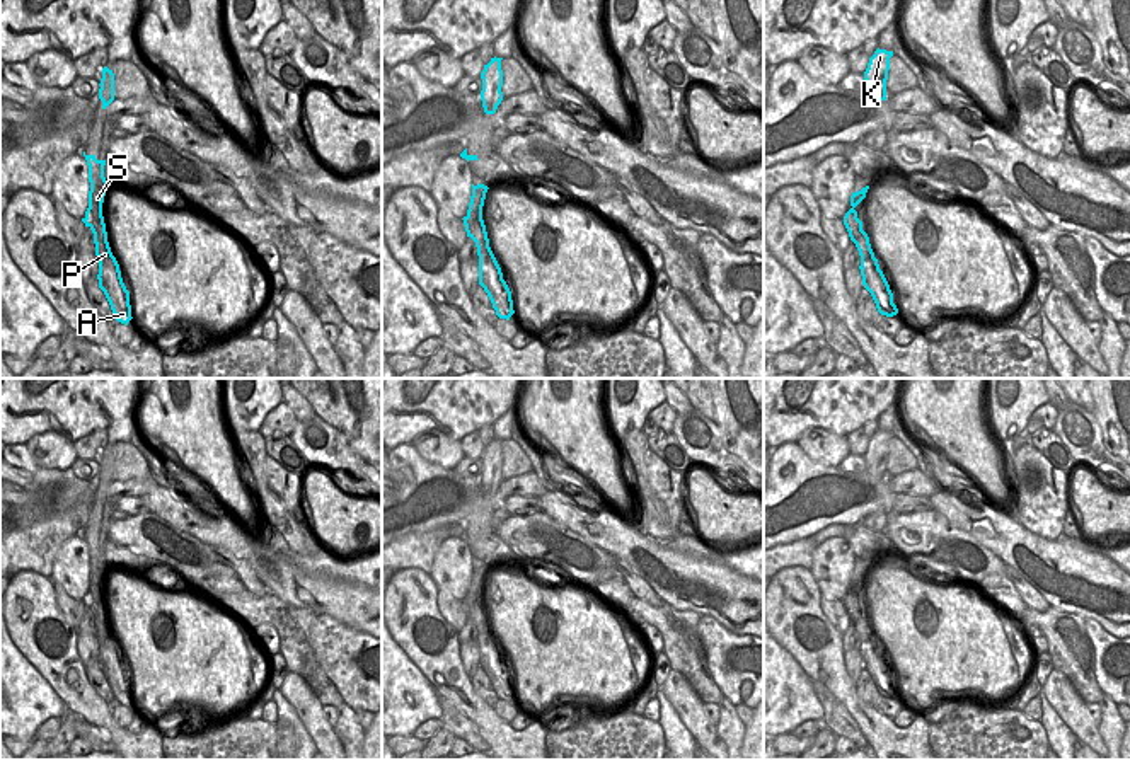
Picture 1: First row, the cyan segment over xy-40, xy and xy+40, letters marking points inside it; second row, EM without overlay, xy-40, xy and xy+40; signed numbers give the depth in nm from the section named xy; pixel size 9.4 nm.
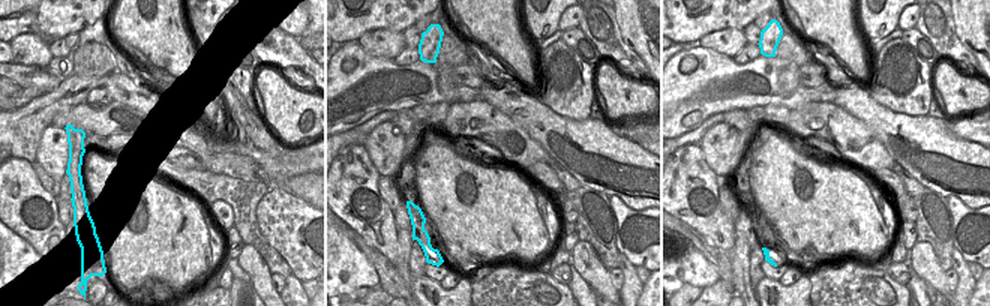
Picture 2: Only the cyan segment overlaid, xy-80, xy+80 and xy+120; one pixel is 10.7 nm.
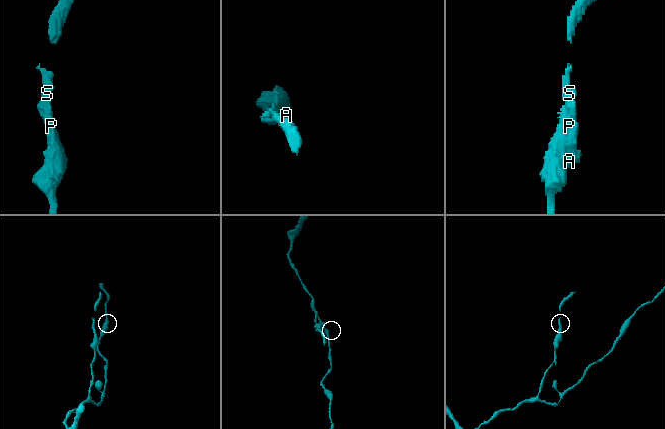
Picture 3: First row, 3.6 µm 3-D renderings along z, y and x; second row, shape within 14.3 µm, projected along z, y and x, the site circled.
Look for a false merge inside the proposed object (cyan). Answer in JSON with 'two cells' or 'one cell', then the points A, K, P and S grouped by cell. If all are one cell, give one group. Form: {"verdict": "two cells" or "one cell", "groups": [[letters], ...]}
{"verdict": "one cell", "groups": [["A", "K", "P", "S"]]}

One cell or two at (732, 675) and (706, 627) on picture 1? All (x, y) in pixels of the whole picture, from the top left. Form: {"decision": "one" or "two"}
{"decision": "one"}

